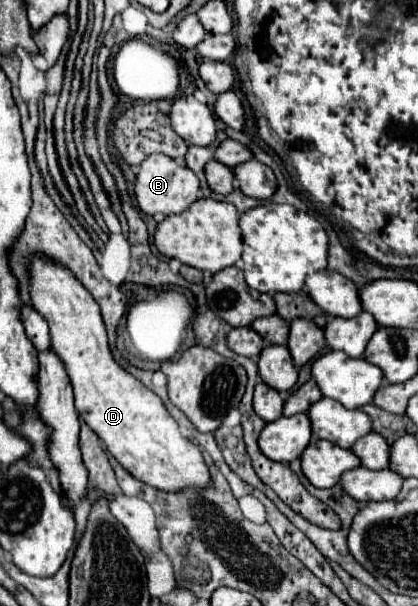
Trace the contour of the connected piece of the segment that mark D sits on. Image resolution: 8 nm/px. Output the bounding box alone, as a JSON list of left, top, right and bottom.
[30,258,210,490]

